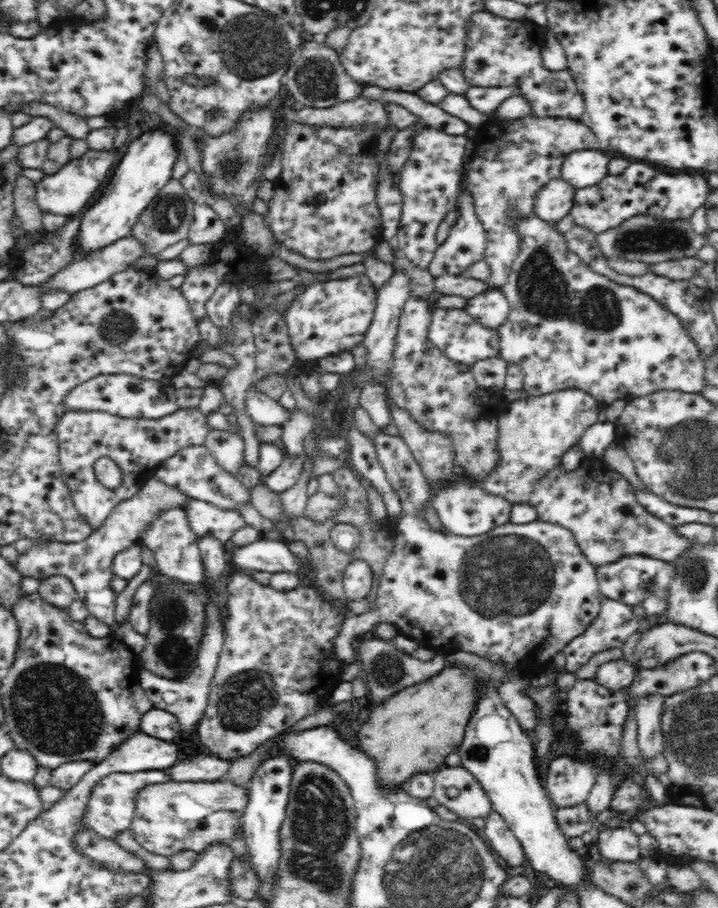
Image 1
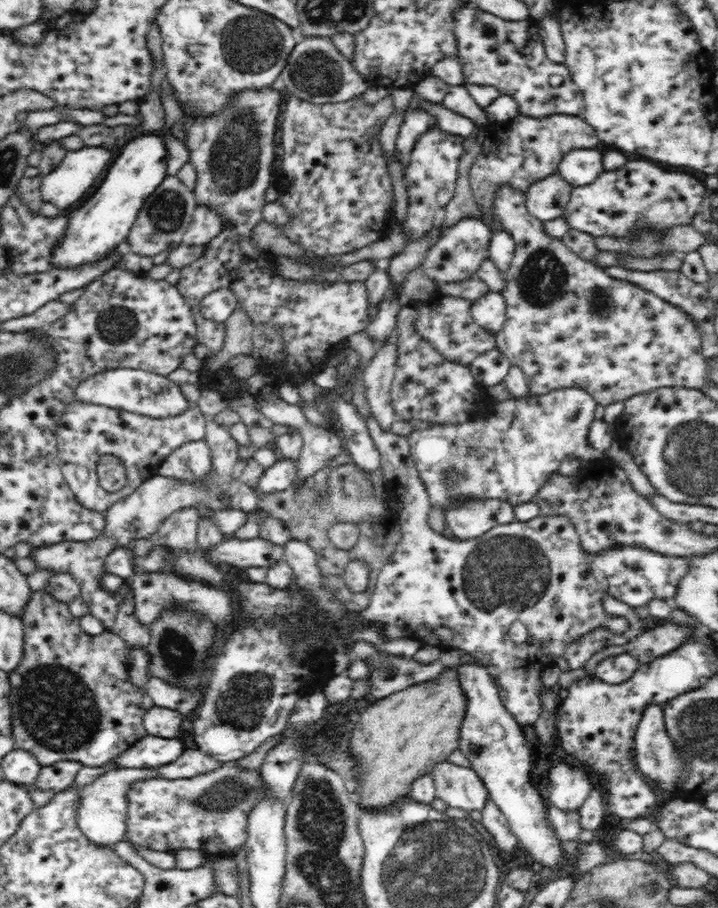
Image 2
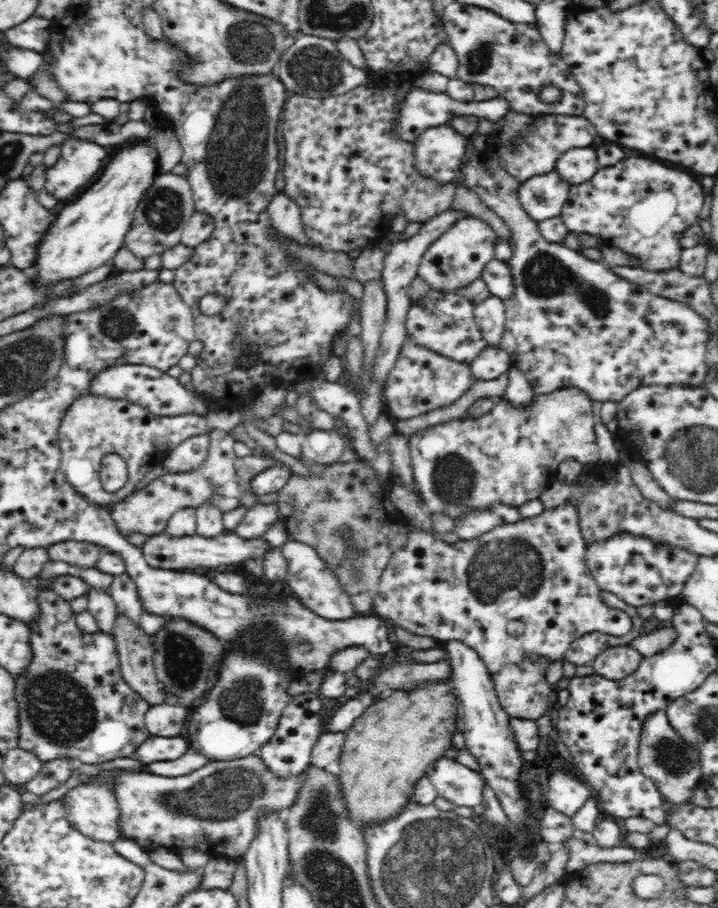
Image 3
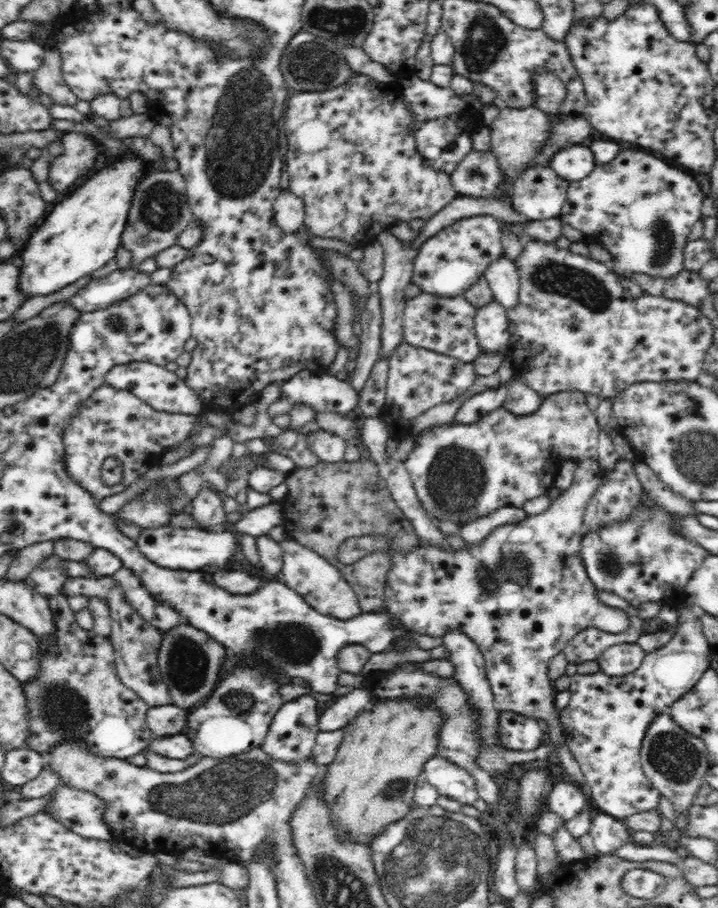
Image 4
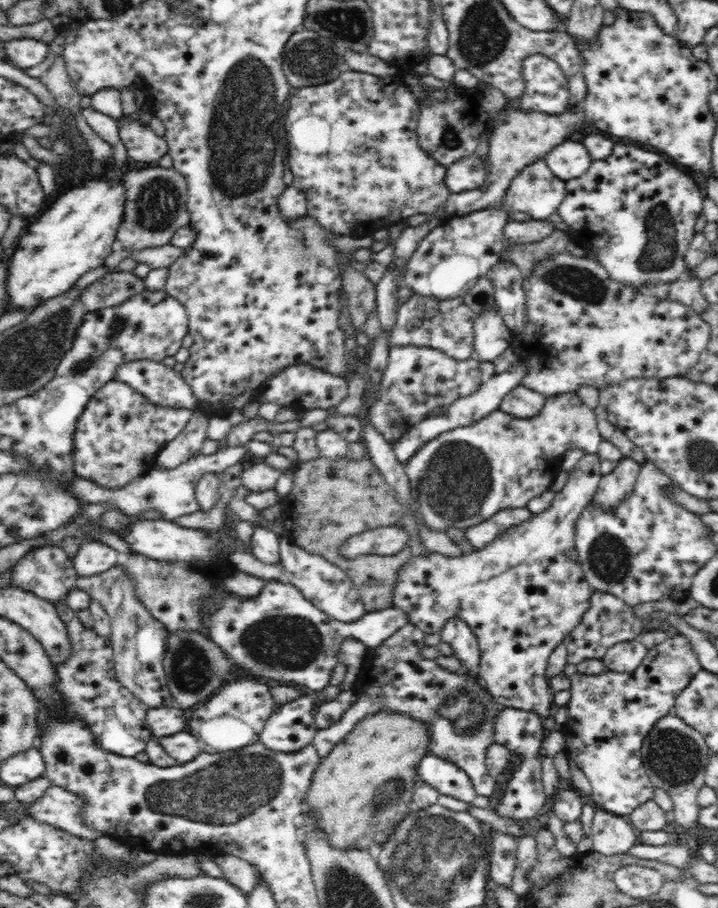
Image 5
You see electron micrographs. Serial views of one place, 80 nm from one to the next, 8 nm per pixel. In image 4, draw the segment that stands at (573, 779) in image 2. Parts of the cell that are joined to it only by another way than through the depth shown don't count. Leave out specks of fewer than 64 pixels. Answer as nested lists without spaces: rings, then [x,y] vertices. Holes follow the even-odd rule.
[[[561,779],[552,785],[551,792],[546,796],[544,808],[567,821],[574,818],[587,805],[588,796],[582,792],[578,784]]]

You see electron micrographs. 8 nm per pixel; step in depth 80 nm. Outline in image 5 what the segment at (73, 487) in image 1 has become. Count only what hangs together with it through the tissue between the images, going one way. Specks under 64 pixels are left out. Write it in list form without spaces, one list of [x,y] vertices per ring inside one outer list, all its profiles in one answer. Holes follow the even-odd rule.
[[[114,380],[101,386],[87,402],[82,415],[77,419],[74,430],[74,465],[76,477],[90,478],[100,487],[117,490],[126,487],[134,478],[142,477],[155,467],[156,456],[160,450],[182,433],[192,419],[193,411],[189,408],[168,408],[152,404],[143,394],[136,392],[125,382]]]

